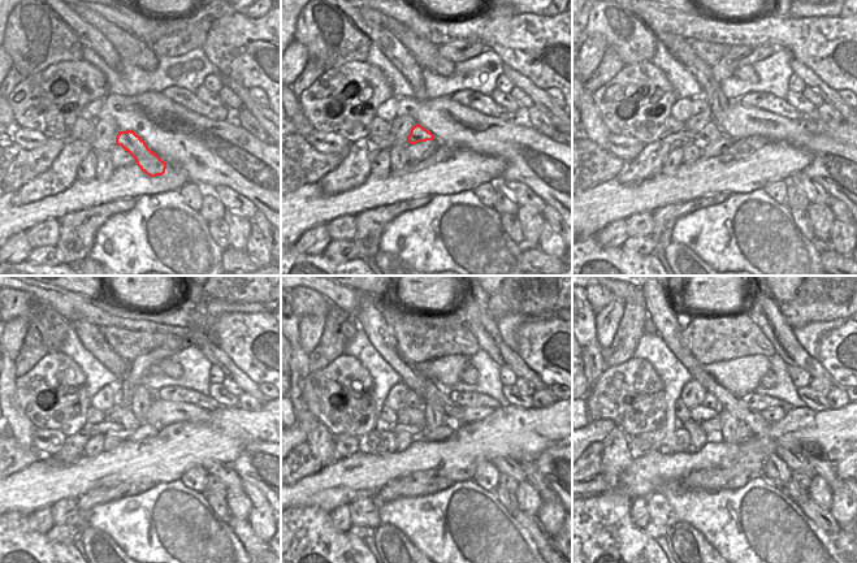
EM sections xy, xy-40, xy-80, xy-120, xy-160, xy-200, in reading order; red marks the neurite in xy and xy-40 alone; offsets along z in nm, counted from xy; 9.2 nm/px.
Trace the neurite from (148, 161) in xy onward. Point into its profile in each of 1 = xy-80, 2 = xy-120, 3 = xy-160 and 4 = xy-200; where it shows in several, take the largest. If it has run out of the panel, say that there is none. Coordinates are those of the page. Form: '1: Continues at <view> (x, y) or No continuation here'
1: Continues at xy-80 (711, 131)
2: Continues at xy-120 (126, 419)
3: Continues at xy-160 (408, 415)
4: Continues at xy-200 (698, 414).

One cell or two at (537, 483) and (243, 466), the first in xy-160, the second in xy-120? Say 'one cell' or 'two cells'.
two cells

